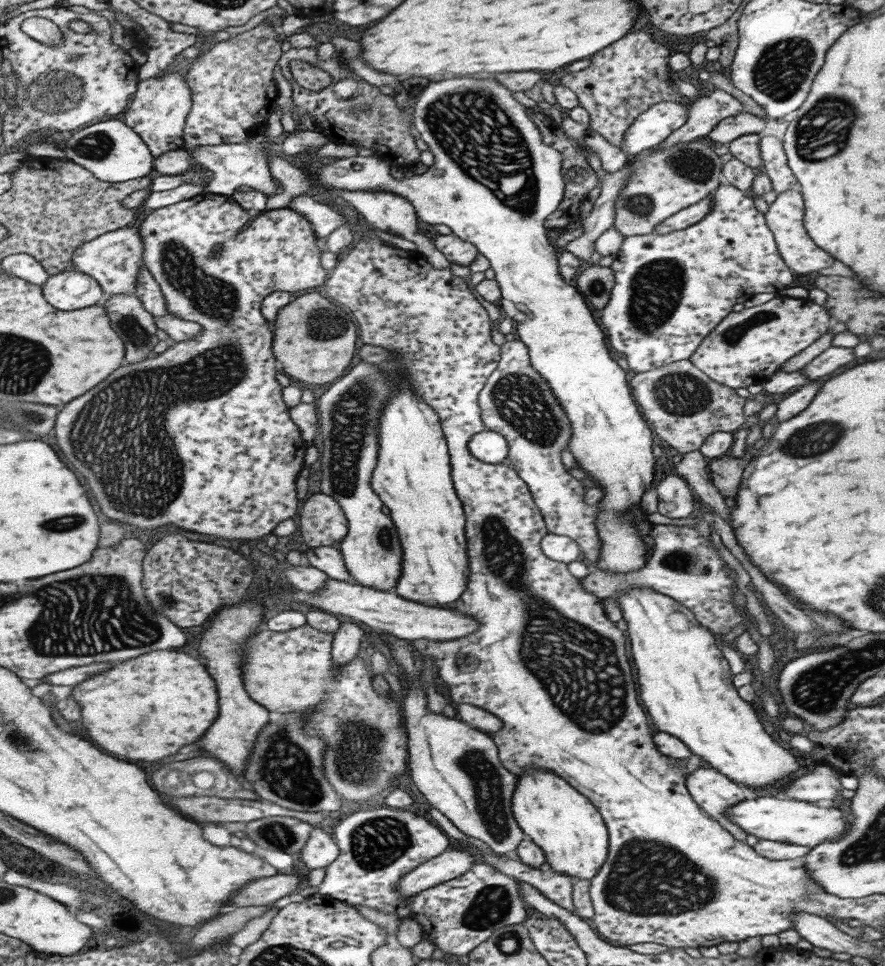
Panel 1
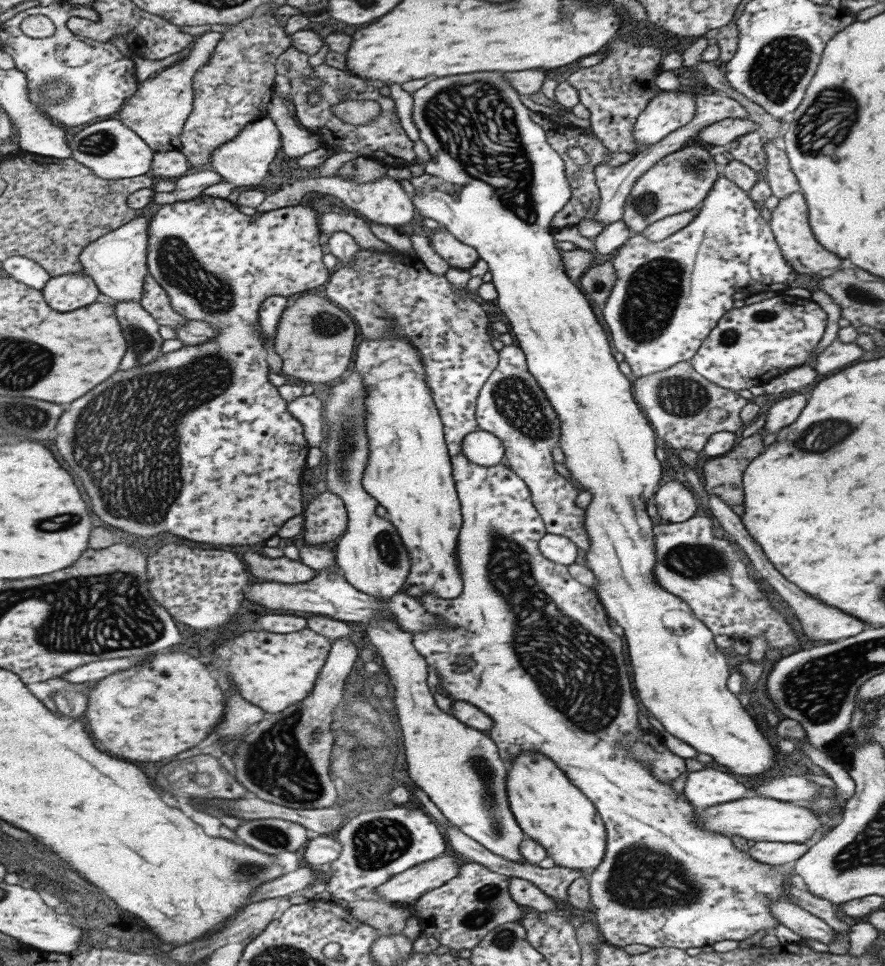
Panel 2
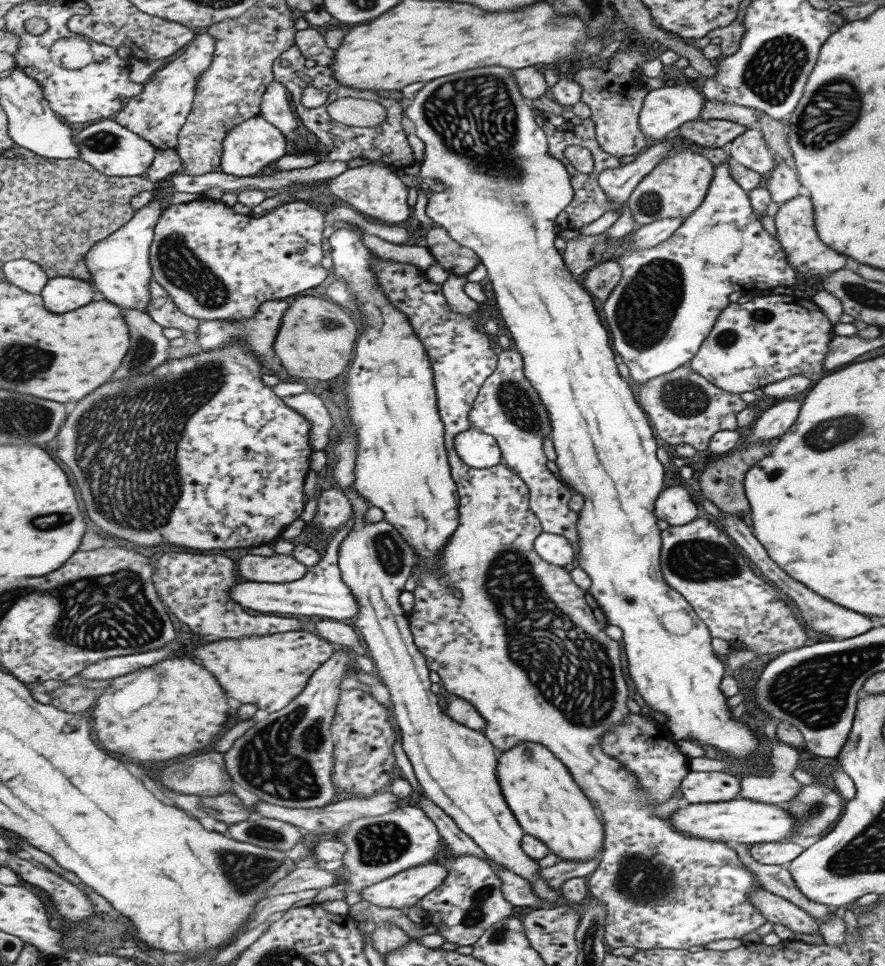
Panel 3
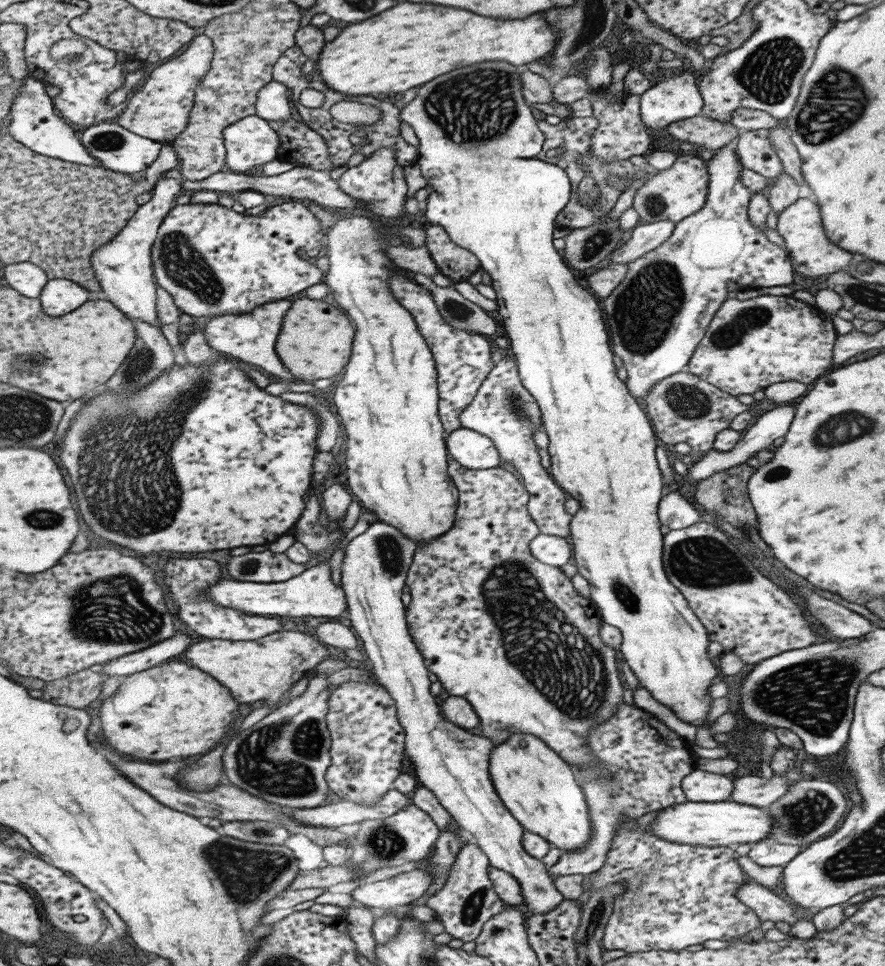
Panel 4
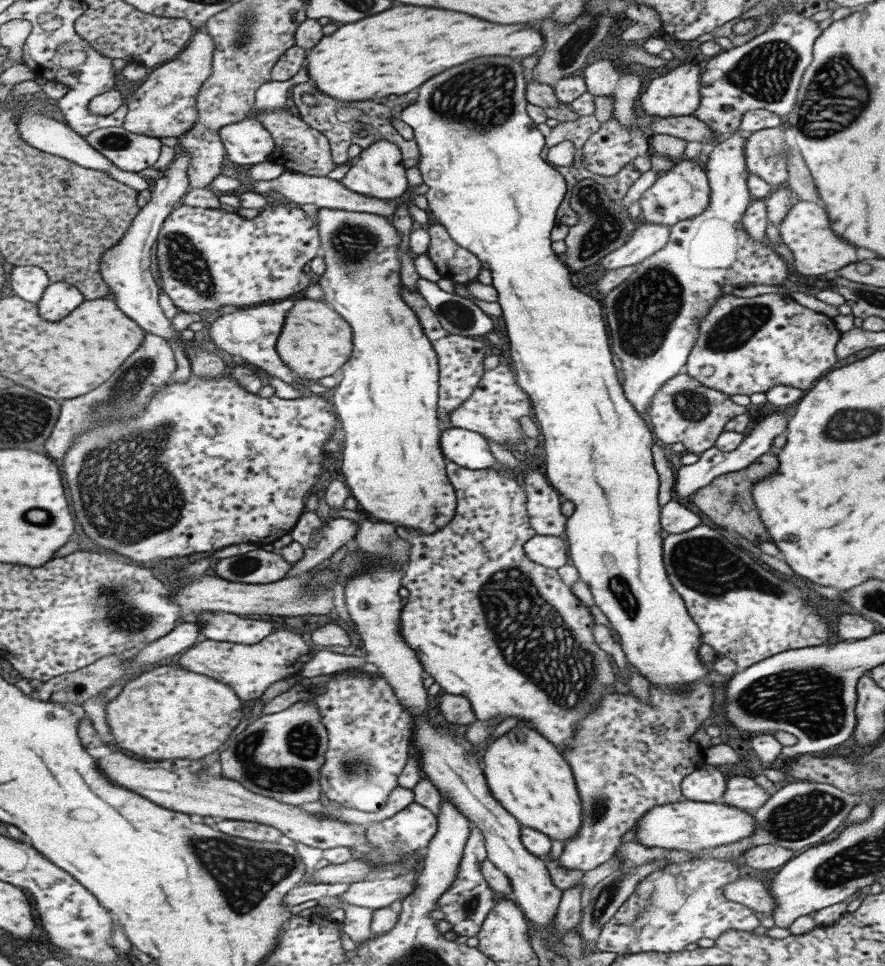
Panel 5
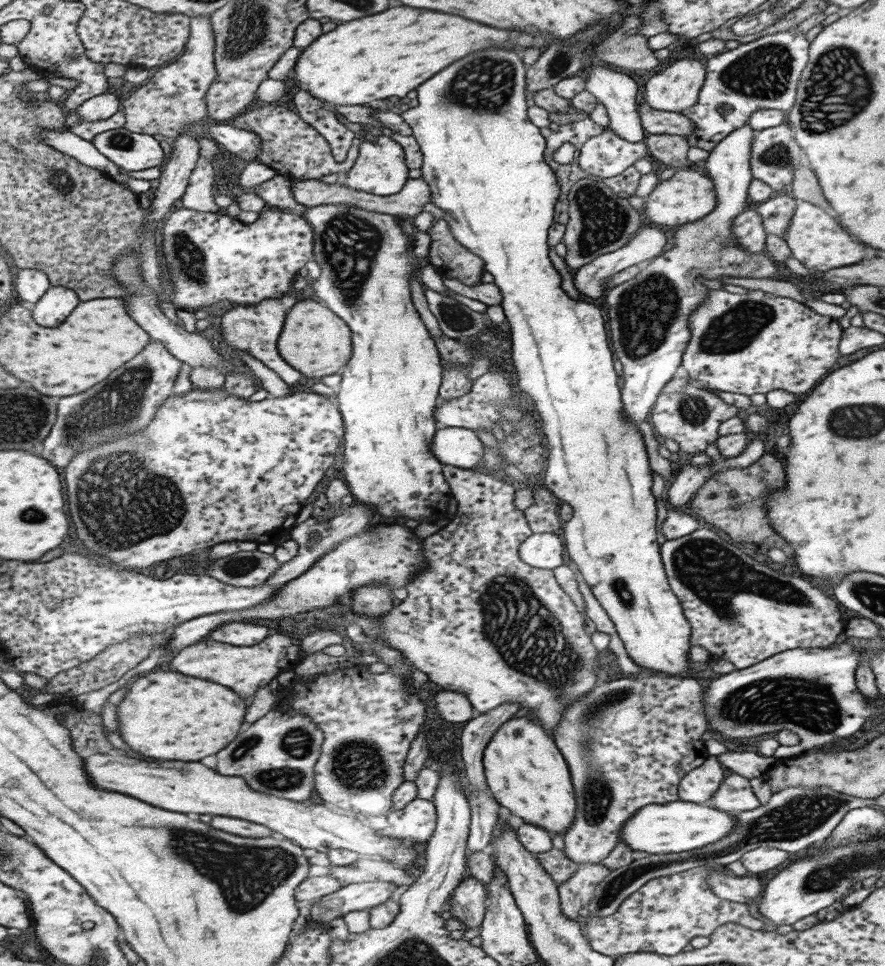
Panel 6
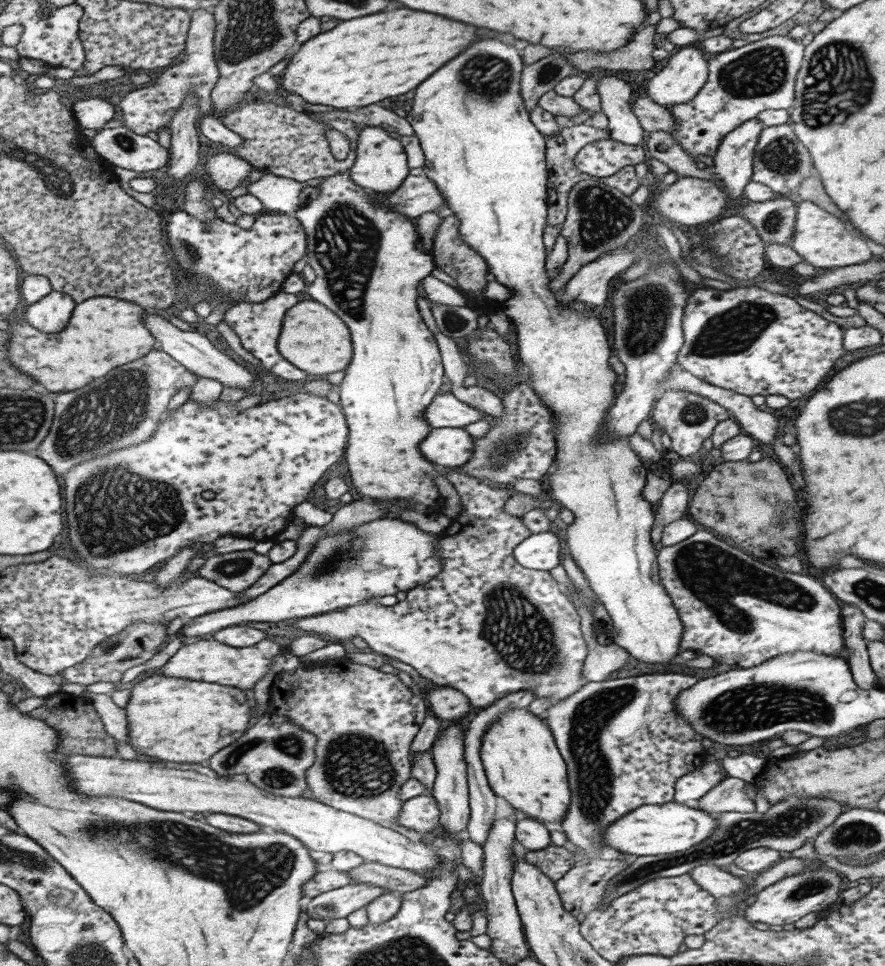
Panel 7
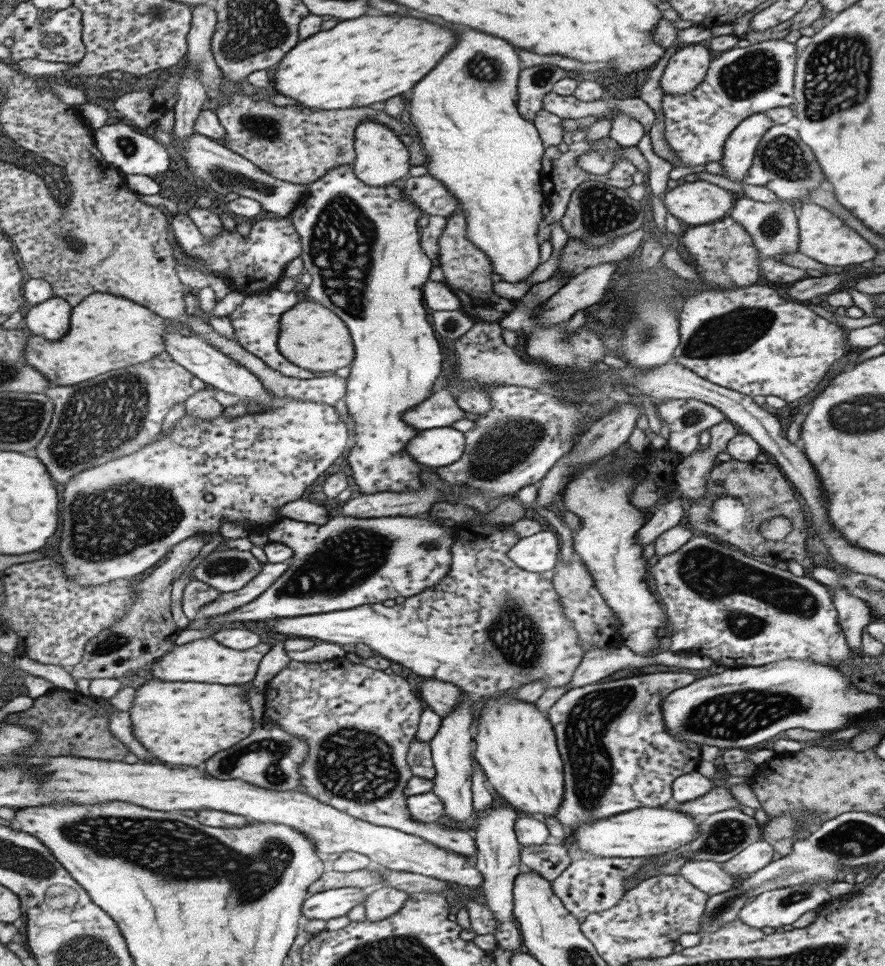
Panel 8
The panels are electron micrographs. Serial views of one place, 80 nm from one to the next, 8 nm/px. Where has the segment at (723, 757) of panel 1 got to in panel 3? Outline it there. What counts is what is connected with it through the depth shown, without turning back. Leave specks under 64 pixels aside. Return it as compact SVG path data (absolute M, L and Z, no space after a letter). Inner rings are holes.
M489 66L489 68L477 68L477 70L469 70L469 72L461 72L461 74L453 74L453 76L445 76L439 80L433 80L429 84L425 84L415 94L408 103L405 109L405 114L415 124L415 135L425 142L425 158L421 162L422 172L420 173L423 180L437 180L441 184L447 186L441 192L429 193L427 203L425 205L425 215L431 218L436 226L445 227L448 233L457 243L468 247L475 251L479 257L481 264L485 267L487 278L491 282L491 288L494 294L495 306L503 318L503 326L509 332L509 338L513 342L515 350L519 351L523 362L523 374L532 384L533 390L540 397L543 408L547 411L549 424L551 427L550 440L552 441L556 458L554 460L557 466L557 478L559 478L566 486L582 496L582 508L578 510L578 519L576 520L576 533L578 534L579 552L577 552L577 566L587 574L591 580L588 594L597 602L601 608L607 625L613 625L621 629L623 652L625 652L625 660L627 661L627 674L633 681L634 688L637 694L641 696L644 702L657 712L665 714L664 727L672 734L674 740L689 738L695 744L709 744L715 750L723 752L727 758L731 760L741 760L745 766L749 764L751 754L757 752L757 739L748 727L729 716L729 711L725 707L725 699L727 696L720 690L721 679L725 676L725 664L721 657L713 653L710 645L709 630L704 626L704 623L697 618L691 606L677 594L677 591L671 590L667 583L663 580L660 569L660 530L657 529L655 523L656 516L654 515L654 502L659 496L659 493L664 488L664 468L657 457L655 457L655 436L652 426L649 424L643 409L635 402L633 392L629 389L629 384L625 382L617 373L615 361L613 361L612 346L609 345L607 338L607 330L601 325L599 316L595 311L593 300L590 294L575 281L572 274L564 265L561 252L556 250L553 242L556 239L556 231L554 230L554 218L560 213L572 199L572 186L570 185L569 174L563 165L550 157L547 154L547 140L545 134L541 130L539 124L533 122L533 114L531 110L523 104L522 94L519 94L519 87L516 80L511 76L509 68L501 68L501 66Z

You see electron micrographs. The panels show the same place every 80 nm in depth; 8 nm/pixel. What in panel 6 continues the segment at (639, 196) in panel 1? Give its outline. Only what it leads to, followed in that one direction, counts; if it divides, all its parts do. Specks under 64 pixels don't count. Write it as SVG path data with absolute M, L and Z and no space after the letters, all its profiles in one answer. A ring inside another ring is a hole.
M689 168L675 171L668 180L657 182L653 190L643 198L640 212L646 224L667 229L700 220L713 210L715 203L716 196L711 180L702 170Z

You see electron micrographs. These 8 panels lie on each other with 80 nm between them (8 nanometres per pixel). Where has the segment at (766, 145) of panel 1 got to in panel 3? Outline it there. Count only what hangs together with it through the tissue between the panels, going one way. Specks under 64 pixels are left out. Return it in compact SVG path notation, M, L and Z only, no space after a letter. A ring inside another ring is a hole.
M775 156L773 171L766 186L771 202L781 206L799 194L799 186L794 168L789 167L784 160Z

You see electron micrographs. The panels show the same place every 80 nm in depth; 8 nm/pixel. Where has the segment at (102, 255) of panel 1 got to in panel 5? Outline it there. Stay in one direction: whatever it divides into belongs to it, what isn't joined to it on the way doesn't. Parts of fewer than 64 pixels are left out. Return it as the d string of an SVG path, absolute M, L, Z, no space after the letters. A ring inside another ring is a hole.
M179 149L176 159L164 171L162 179L159 179L153 186L152 199L149 204L144 206L137 215L123 241L117 244L117 247L107 251L101 261L102 274L111 287L120 309L125 311L129 318L133 318L146 332L160 335L167 340L175 340L183 350L189 348L189 341L183 340L181 331L177 332L177 329L173 328L173 322L166 317L161 308L161 288L155 282L155 276L151 274L151 266L153 266L153 248L157 245L164 222L168 220L170 214L175 212L177 202L184 202L188 195L193 194L189 174L187 174L191 161L192 154L187 149Z

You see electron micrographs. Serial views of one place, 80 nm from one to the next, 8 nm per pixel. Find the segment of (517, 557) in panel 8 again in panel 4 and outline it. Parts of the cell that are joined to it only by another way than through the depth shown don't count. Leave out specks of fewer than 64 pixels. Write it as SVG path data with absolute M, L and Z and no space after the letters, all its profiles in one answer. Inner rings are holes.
M539 533L531 540L533 558L549 566L563 566L571 558L571 551L567 540L558 536Z

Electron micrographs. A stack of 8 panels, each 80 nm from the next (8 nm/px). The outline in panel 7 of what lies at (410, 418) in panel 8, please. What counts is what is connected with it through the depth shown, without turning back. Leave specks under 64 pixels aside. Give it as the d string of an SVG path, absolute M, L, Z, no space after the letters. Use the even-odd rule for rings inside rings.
M441 391L428 406L424 418L428 419L433 429L461 428L481 420L481 415L485 414L477 411L468 402L455 398L453 392Z

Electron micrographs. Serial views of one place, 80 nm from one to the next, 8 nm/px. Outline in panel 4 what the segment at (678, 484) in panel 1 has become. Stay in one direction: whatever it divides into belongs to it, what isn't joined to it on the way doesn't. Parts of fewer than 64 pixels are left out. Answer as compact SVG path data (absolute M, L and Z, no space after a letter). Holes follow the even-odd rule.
M677 491L661 497L657 507L658 521L669 530L677 530L695 524L699 521L699 514L693 506Z

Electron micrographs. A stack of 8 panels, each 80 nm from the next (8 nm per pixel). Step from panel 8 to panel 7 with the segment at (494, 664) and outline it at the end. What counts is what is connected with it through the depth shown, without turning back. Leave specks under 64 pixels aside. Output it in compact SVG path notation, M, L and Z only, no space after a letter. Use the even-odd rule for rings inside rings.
M449 467L442 470L442 472L445 478L453 484L461 498L461 512L452 520L451 525L440 533L439 542L436 546L438 555L441 561L444 562L442 564L444 566L442 573L431 582L406 592L405 600L397 602L393 606L382 606L375 599L371 599L367 603L356 604L340 612L333 611L332 613L299 619L295 622L294 627L306 630L307 632L323 634L326 638L337 642L350 641L351 638L359 636L359 638L362 638L368 644L369 650L409 664L413 669L416 669L416 672L421 677L429 679L435 685L453 687L463 691L475 707L487 708L493 702L499 701L500 698L507 697L511 693L520 692L520 690L530 690L536 695L536 698L549 698L551 706L555 704L555 701L560 701L572 695L586 683L586 680L580 675L581 667L583 666L583 662L585 662L588 650L580 631L580 617L576 613L573 604L566 597L566 594L562 592L558 582L551 578L548 571L533 571L521 566L516 561L513 550L515 550L516 545L519 545L524 538L530 535L530 532L525 528L521 518L503 513L501 509L514 491L507 487L489 485L489 483L482 482L480 478L475 478L472 474L459 472L458 467Z

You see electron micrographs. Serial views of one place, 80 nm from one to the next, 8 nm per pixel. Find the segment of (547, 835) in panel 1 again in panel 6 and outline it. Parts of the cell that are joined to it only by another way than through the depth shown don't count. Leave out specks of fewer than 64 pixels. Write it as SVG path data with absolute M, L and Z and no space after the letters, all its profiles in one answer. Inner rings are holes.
M511 718L503 722L488 738L483 749L482 769L487 788L499 806L519 816L524 823L544 828L551 836L568 829L576 809L569 769L553 739L533 719Z

